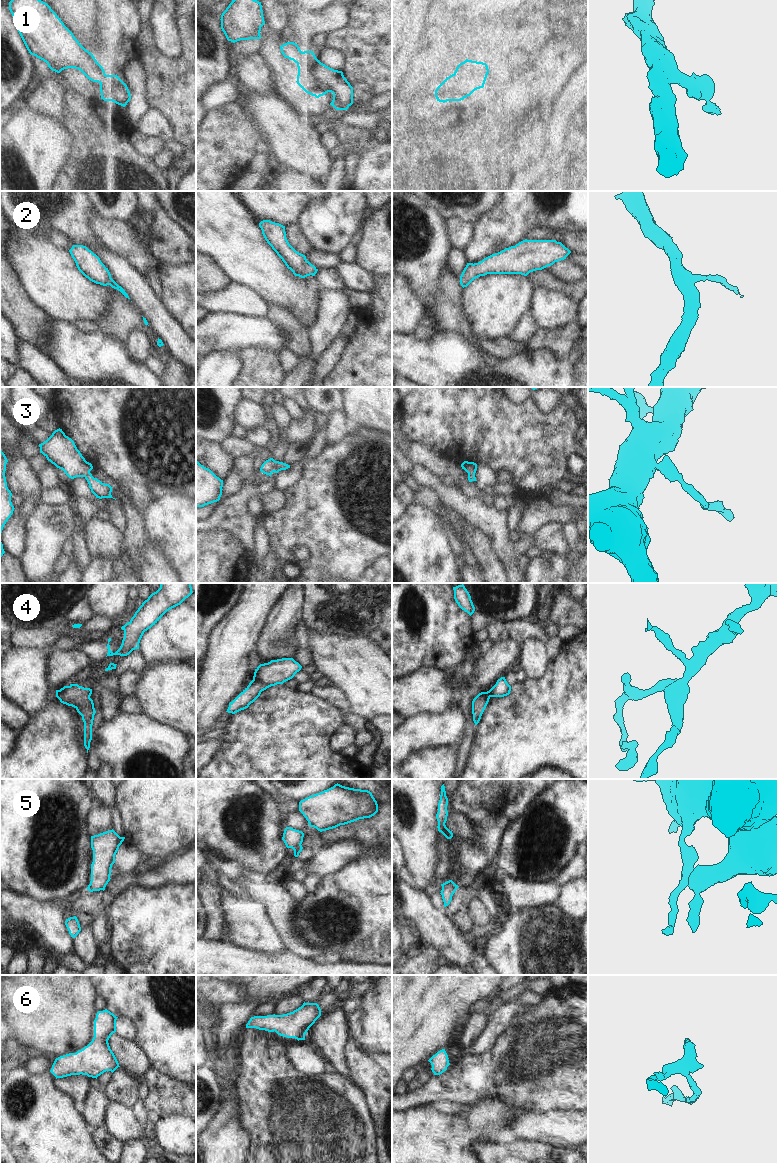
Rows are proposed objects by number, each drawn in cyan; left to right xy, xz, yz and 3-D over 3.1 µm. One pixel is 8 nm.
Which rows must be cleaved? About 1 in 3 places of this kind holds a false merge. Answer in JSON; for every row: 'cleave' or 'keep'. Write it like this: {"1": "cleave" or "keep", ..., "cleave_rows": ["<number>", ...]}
{"1": "keep", "2": "keep", "3": "keep", "4": "cleave", "5": "keep", "6": "keep", "cleave_rows": ["4"]}

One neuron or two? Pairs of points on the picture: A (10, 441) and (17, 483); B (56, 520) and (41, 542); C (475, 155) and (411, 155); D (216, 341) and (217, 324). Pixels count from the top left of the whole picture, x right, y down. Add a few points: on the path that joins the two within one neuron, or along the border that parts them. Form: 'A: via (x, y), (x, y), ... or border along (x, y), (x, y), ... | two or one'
A: via (12, 451), (17, 463), (17, 473) | one
B: via (51, 525), (46, 530), (45, 537) | one
C: via (459, 155), (447, 155), (440, 150), (427, 155) | one
D: via (216, 337), (217, 328) | one

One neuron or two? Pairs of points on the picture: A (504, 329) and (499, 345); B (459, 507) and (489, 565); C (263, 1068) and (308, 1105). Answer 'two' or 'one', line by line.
A: two
B: two
C: one

